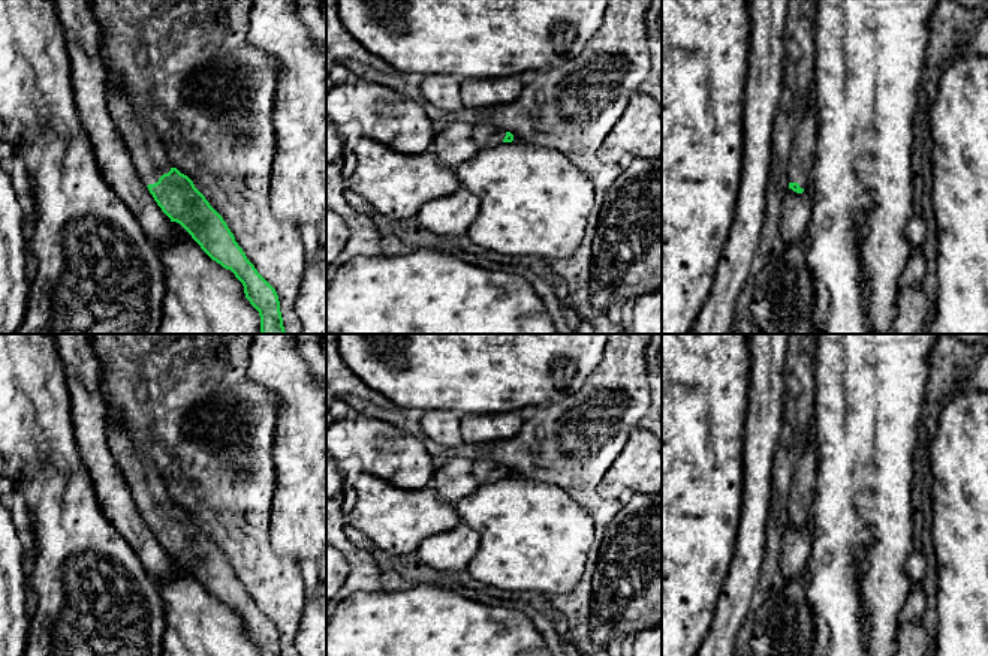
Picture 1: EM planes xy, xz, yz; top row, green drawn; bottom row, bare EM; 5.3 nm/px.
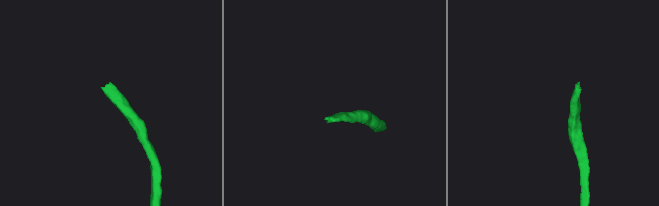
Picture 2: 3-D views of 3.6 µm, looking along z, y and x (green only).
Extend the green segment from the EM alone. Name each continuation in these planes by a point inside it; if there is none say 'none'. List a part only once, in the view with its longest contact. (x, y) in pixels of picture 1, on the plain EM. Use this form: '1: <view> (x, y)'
1: xy (148, 490)

